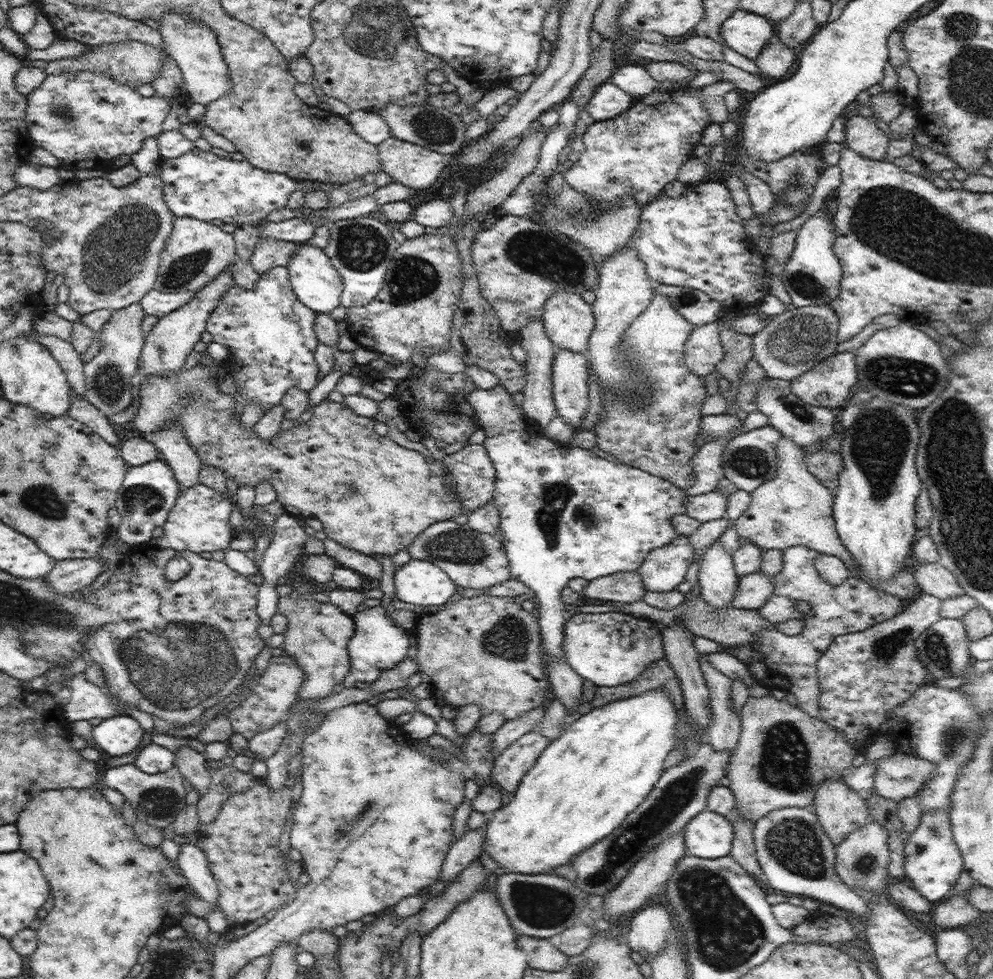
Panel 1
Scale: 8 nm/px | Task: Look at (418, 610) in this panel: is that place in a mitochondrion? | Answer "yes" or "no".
no

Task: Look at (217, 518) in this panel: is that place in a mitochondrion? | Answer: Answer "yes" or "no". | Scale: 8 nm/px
no

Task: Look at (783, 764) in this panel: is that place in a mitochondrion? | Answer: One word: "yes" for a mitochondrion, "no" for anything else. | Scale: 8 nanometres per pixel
yes

